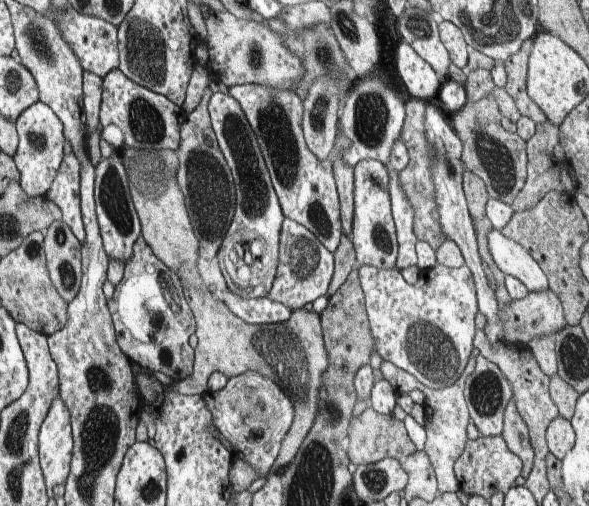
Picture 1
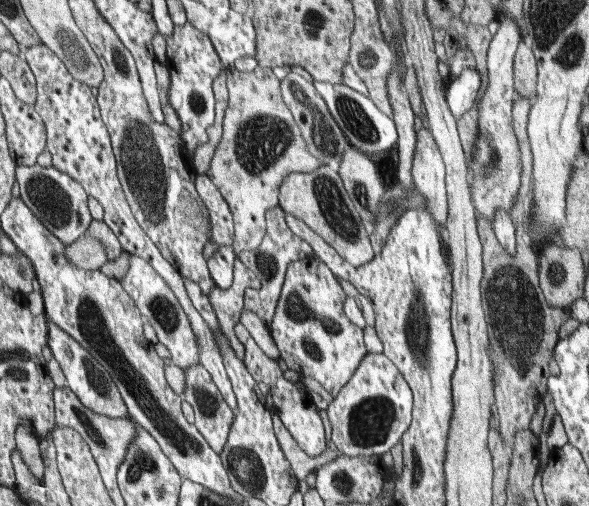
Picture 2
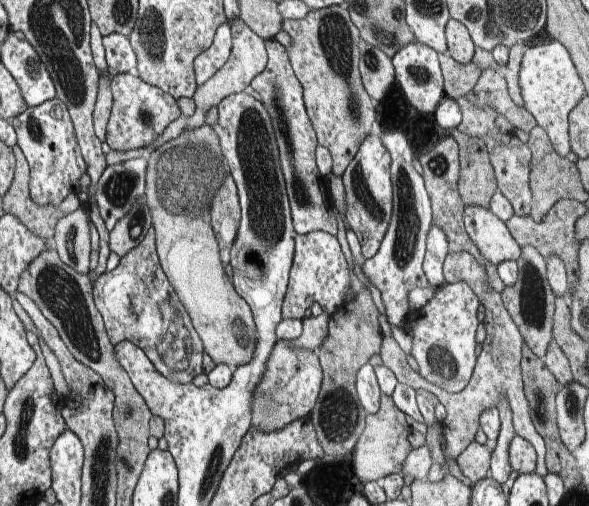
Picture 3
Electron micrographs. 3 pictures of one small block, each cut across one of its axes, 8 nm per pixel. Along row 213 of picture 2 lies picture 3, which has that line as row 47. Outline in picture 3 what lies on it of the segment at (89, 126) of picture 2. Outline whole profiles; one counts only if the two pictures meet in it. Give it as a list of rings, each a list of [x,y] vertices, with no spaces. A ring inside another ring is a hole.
[[[109,34],[103,38],[105,59],[110,72],[130,73],[137,68],[137,52],[126,35]]]

